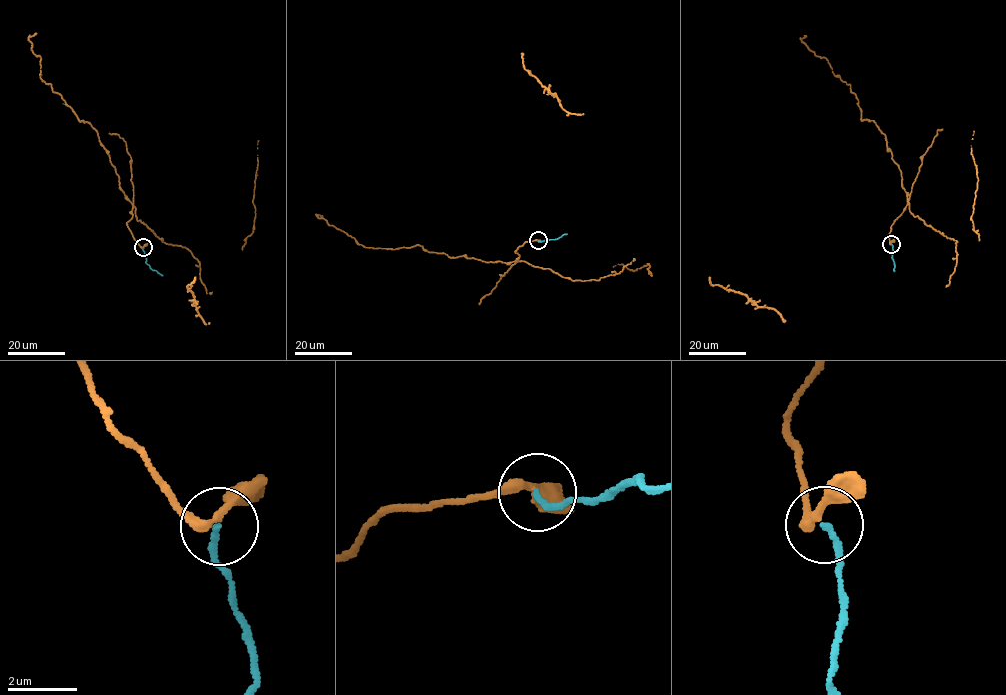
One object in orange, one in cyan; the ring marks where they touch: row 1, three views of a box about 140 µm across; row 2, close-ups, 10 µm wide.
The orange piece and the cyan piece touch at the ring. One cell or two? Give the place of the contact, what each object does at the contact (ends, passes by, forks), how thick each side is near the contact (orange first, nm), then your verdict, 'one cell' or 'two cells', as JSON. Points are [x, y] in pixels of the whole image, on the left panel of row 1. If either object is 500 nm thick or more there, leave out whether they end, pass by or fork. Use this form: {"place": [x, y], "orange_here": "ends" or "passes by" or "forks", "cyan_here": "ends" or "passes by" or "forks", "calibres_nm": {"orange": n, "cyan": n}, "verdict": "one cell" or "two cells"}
{"place": [143, 247], "orange_here": "passes by", "cyan_here": "ends", "calibres_nm": {"orange": 260, "cyan": 180}, "verdict": "one cell"}

